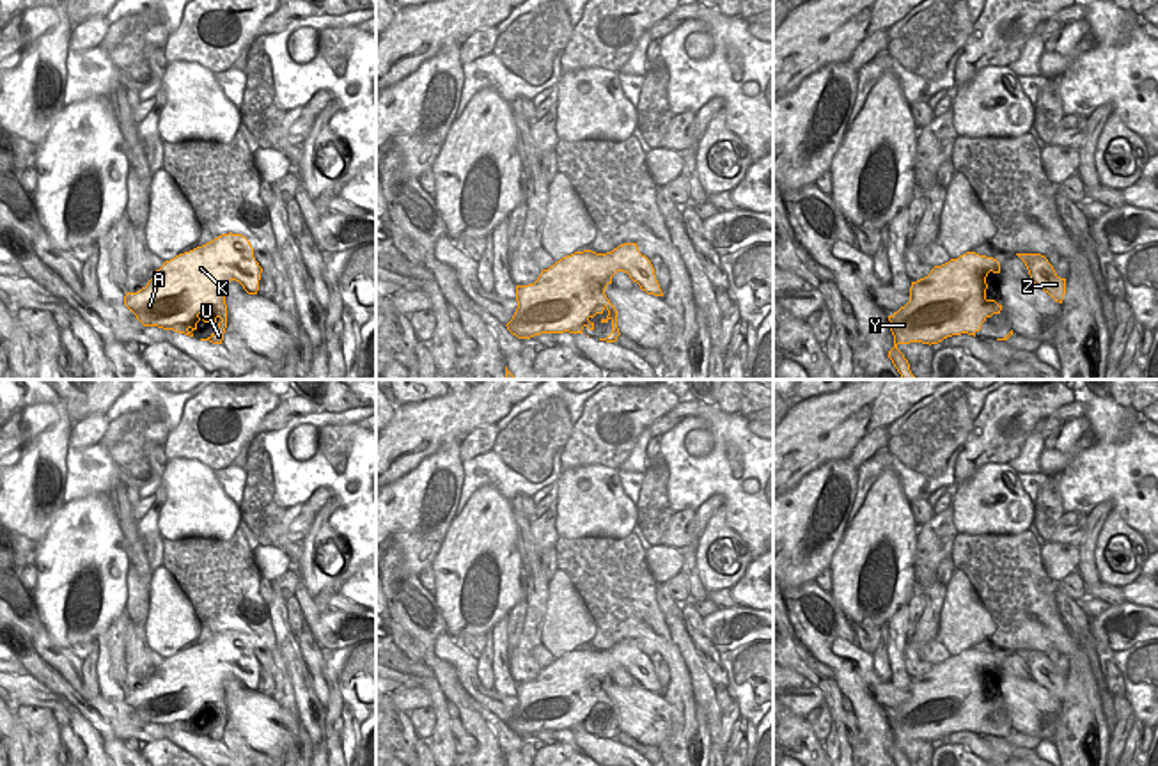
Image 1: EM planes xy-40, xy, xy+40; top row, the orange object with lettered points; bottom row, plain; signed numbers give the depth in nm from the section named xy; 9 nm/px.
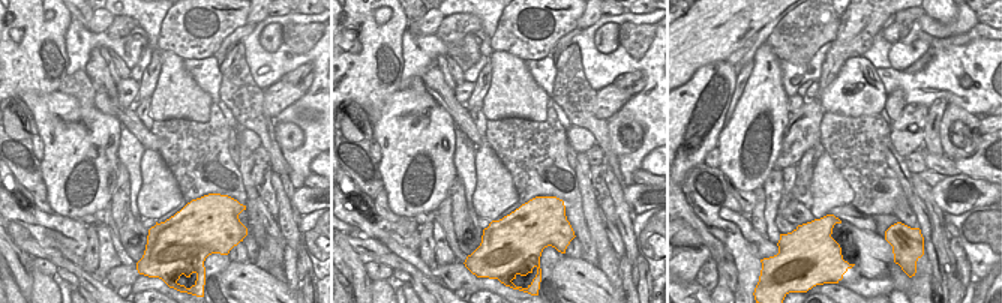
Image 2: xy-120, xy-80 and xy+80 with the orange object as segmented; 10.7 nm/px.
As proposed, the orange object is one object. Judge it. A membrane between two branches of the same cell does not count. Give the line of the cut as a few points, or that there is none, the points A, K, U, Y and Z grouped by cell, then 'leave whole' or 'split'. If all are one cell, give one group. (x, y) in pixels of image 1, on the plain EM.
cut none; groups A K U Y Z; leave whole

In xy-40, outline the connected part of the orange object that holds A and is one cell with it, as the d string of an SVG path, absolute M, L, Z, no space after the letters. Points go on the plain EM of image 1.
M229 629L165 658L145 684L126 690L124 702L144 723L190 734L200 716L216 720L218 725L200 738L222 741L227 725L223 683L236 677L248 692L257 692L261 670L250 638Z

